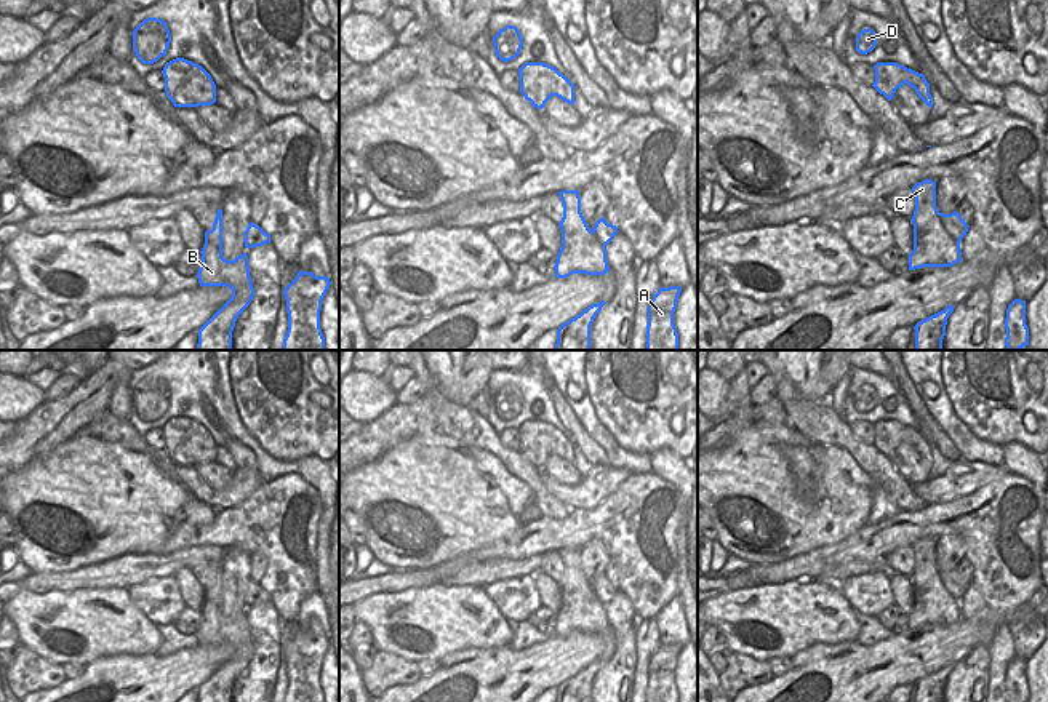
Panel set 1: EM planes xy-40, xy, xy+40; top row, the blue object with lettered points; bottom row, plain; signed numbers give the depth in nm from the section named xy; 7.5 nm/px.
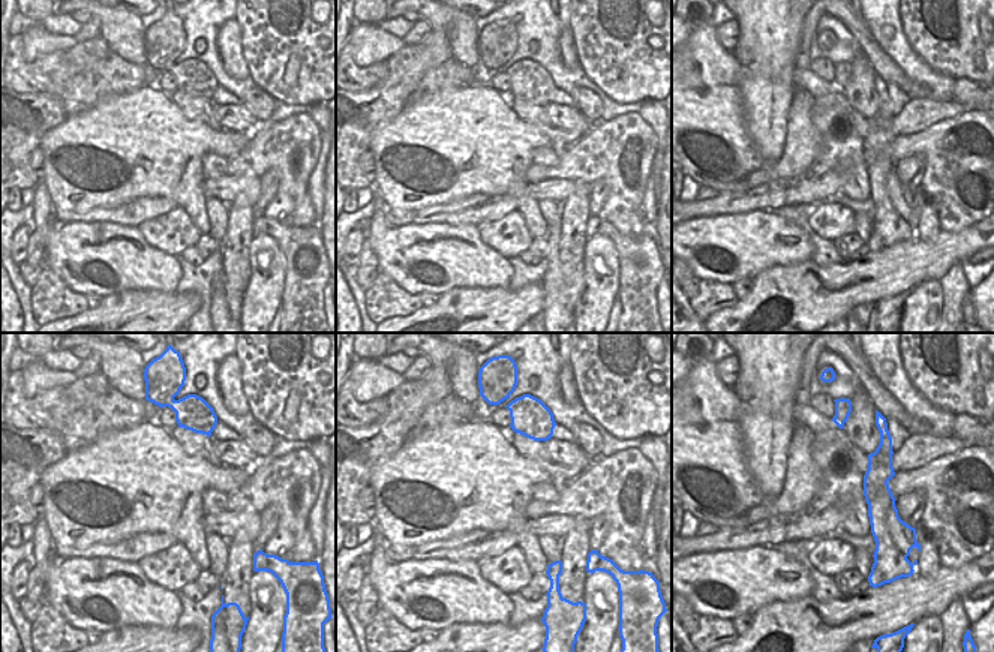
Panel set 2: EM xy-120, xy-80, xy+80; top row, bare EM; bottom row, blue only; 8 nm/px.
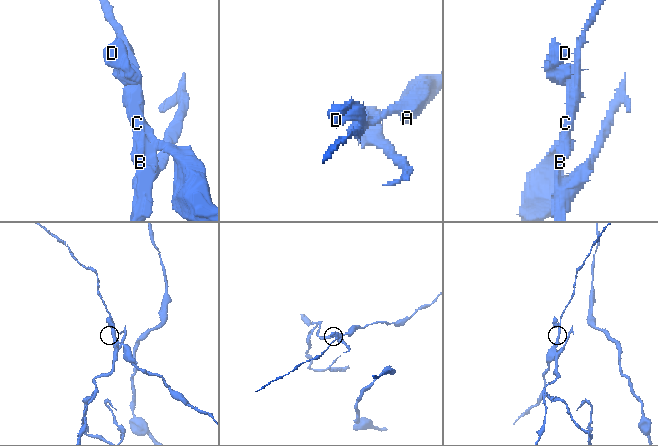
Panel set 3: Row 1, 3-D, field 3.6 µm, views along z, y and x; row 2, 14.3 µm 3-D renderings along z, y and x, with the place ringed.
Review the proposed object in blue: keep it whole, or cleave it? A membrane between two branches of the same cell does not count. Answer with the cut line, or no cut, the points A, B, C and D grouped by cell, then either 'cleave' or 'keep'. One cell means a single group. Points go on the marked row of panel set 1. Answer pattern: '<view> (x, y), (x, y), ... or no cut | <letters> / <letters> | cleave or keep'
xy+40 (914, 213), (927, 205), (928, 213), (938, 216), (959, 243) | A C D / B | cleave

